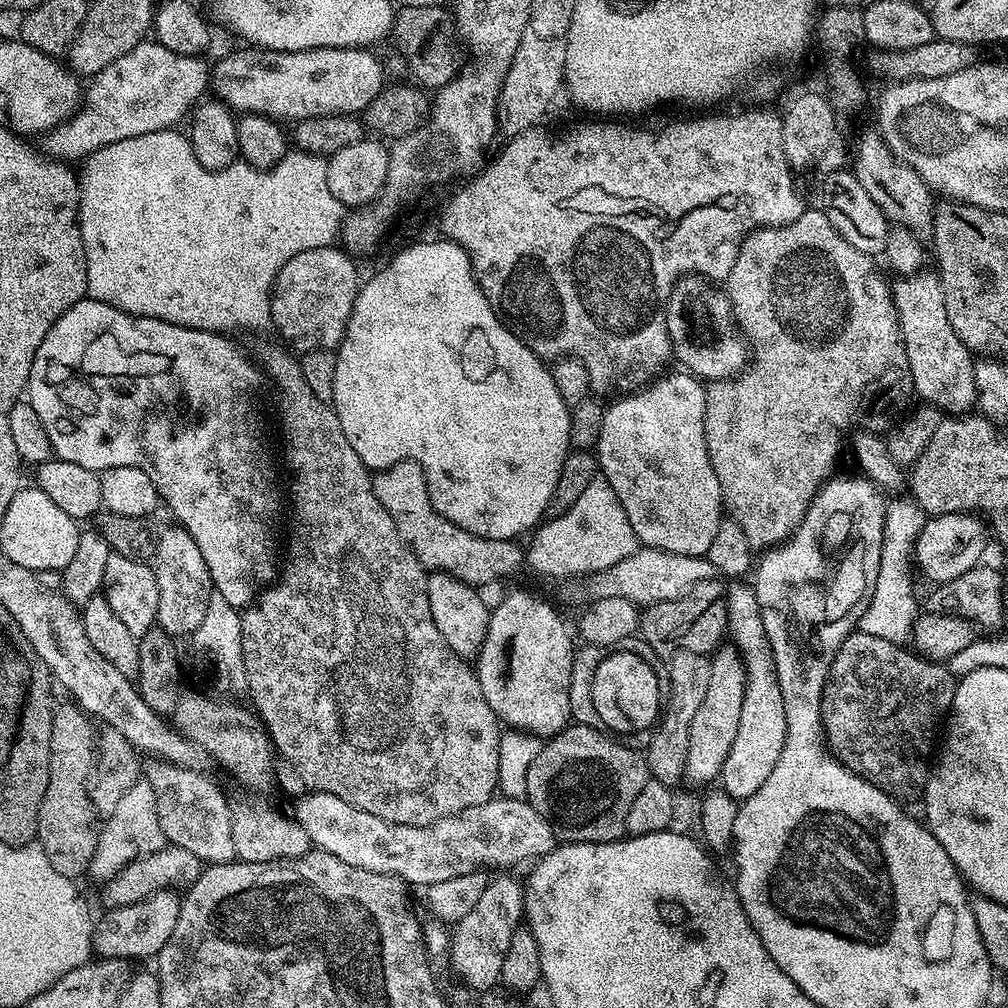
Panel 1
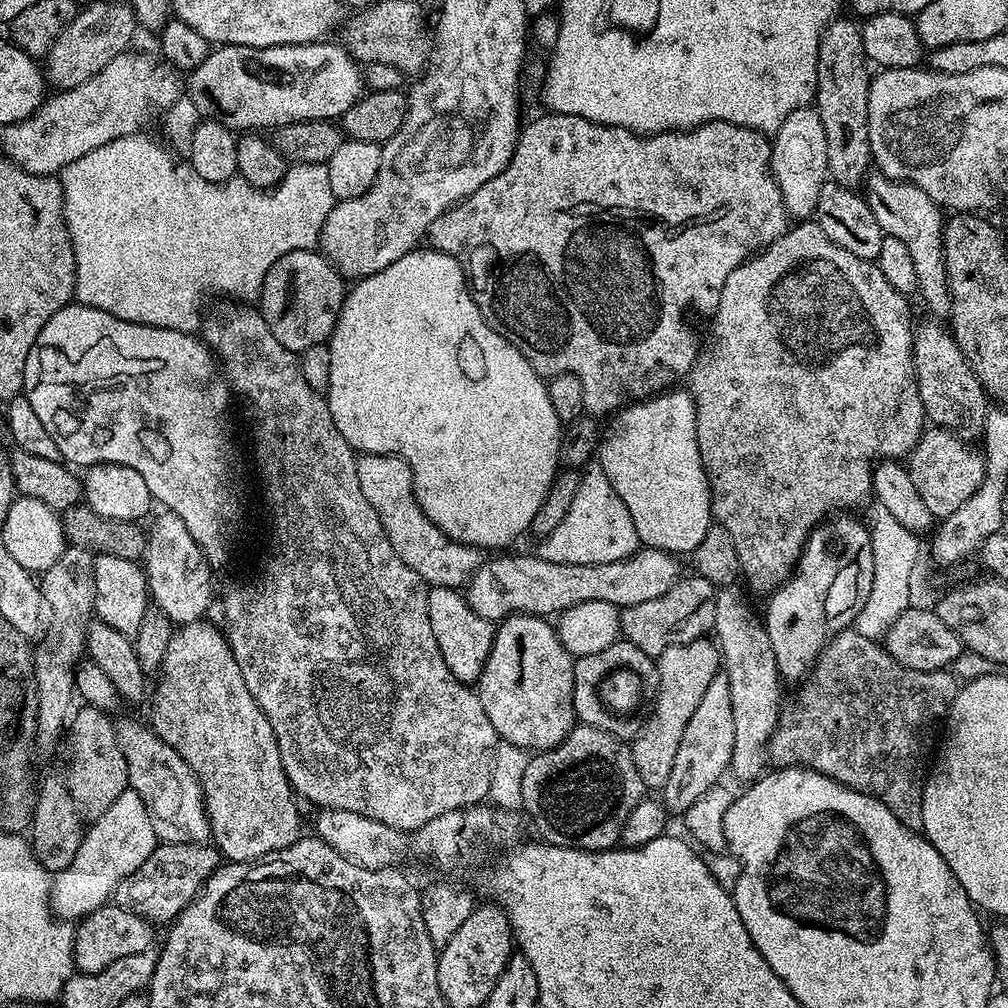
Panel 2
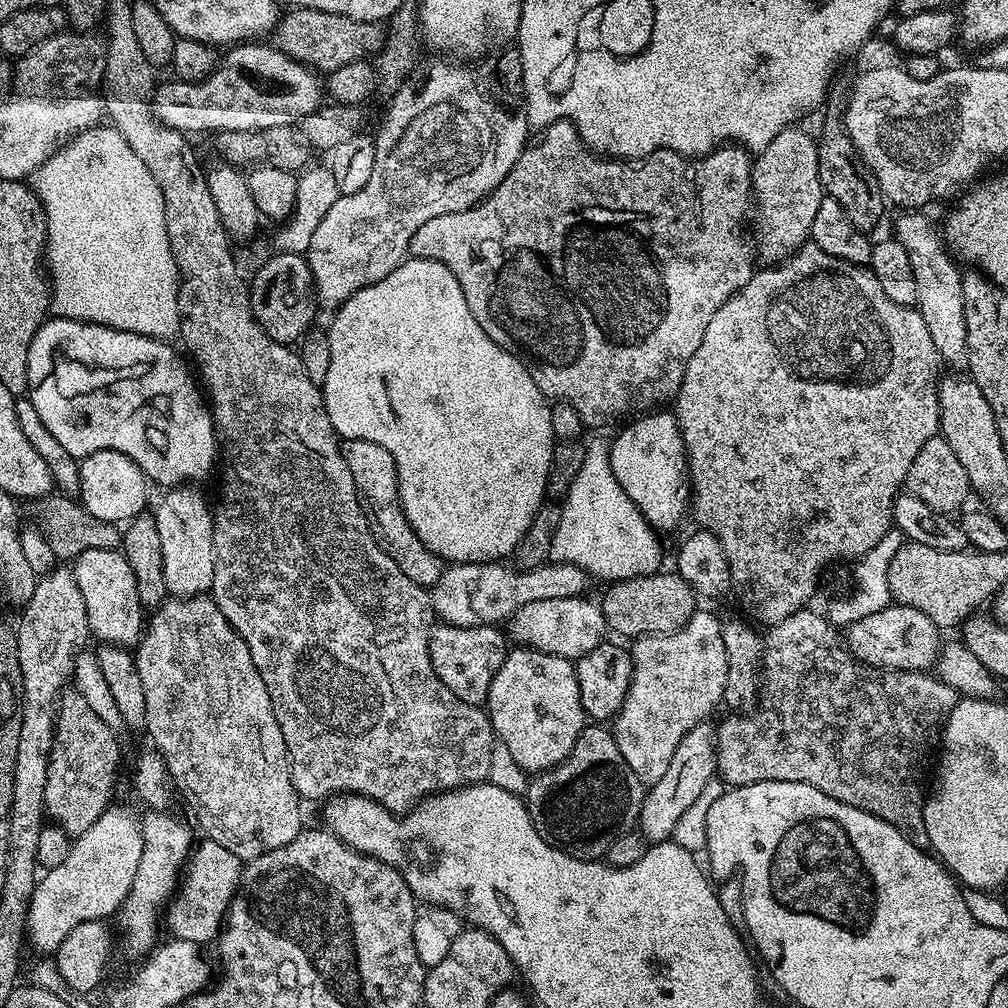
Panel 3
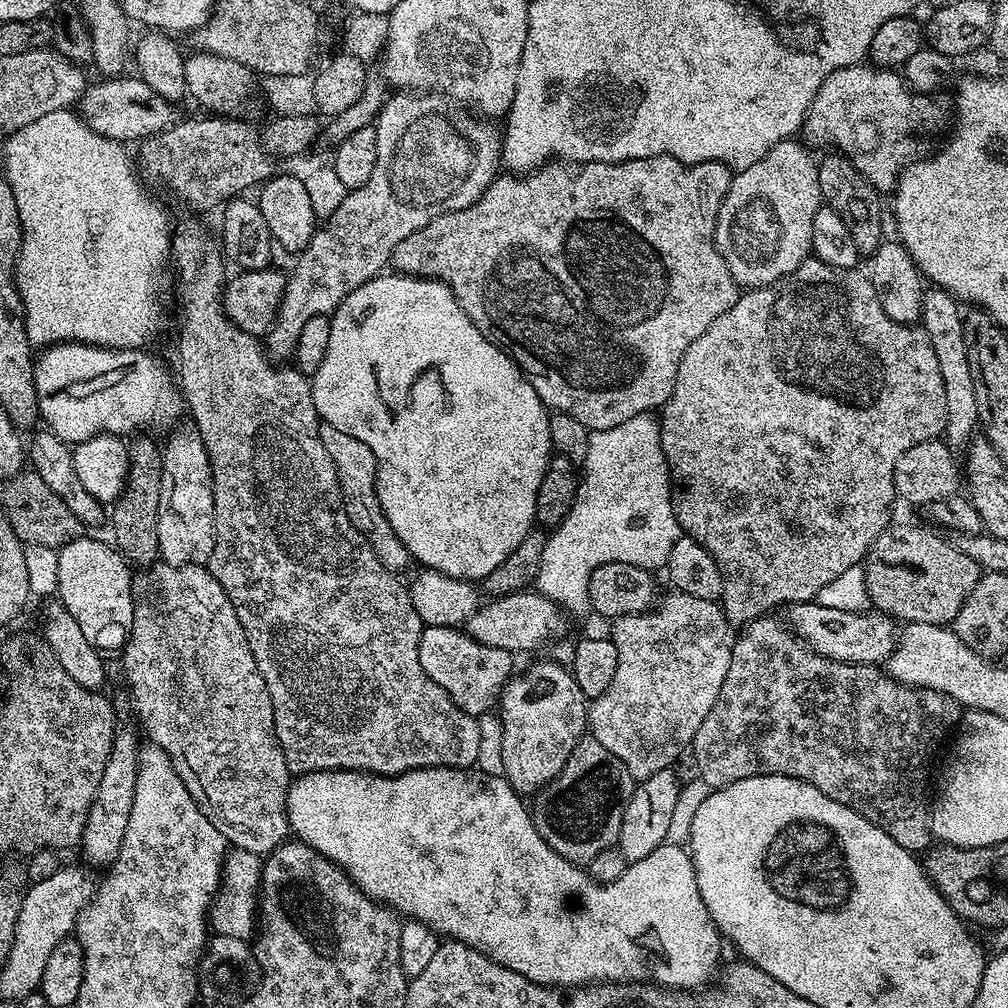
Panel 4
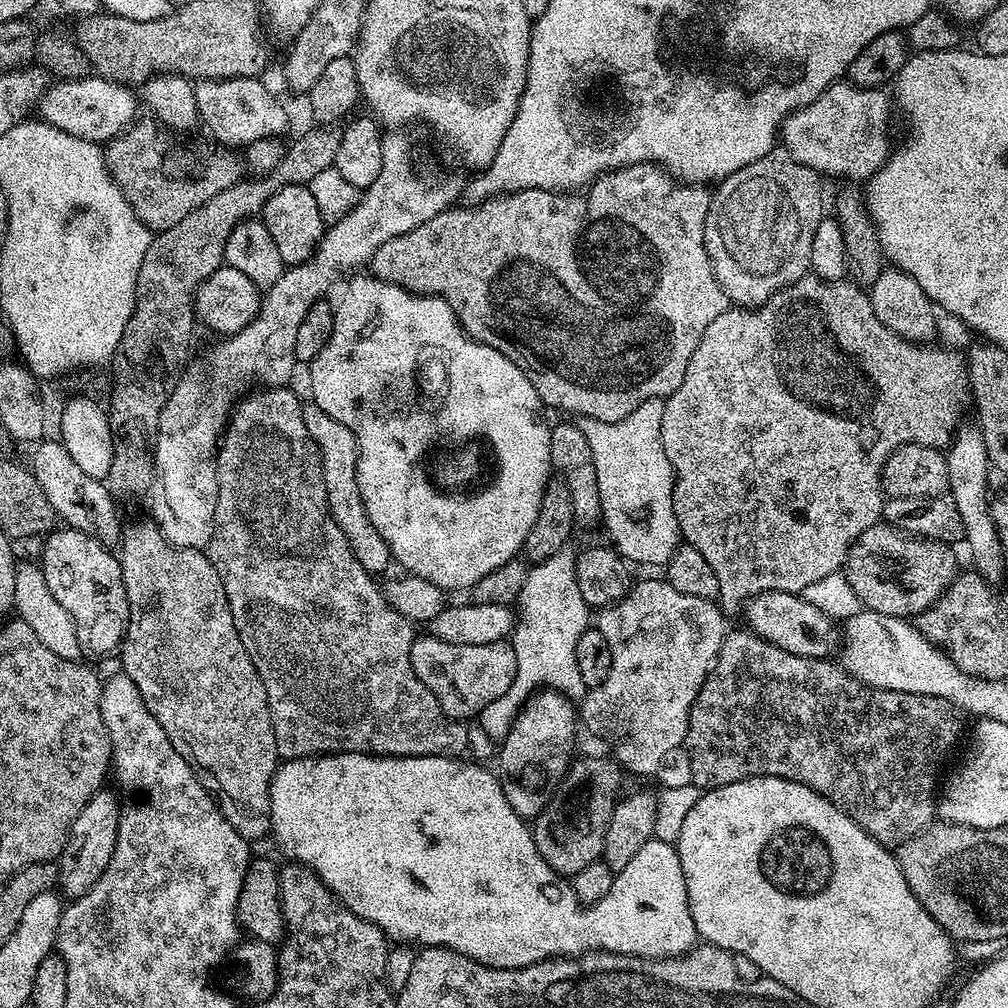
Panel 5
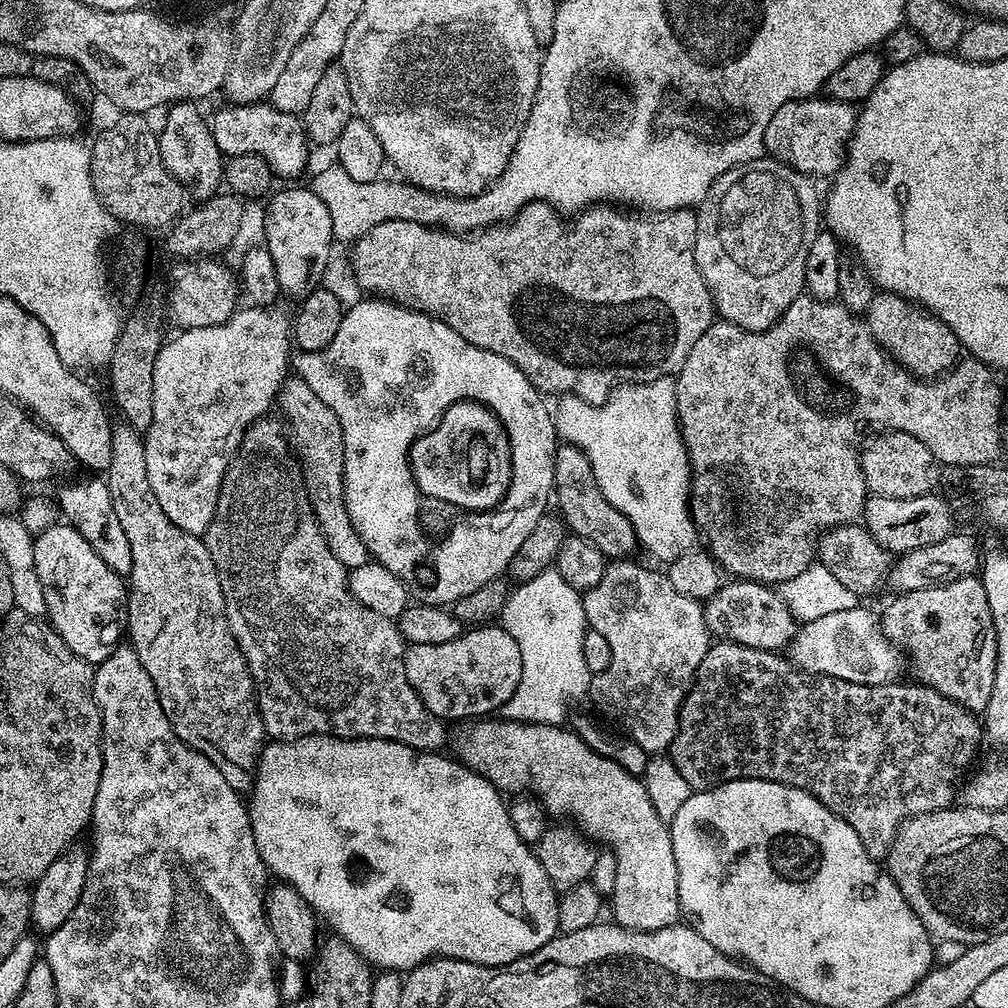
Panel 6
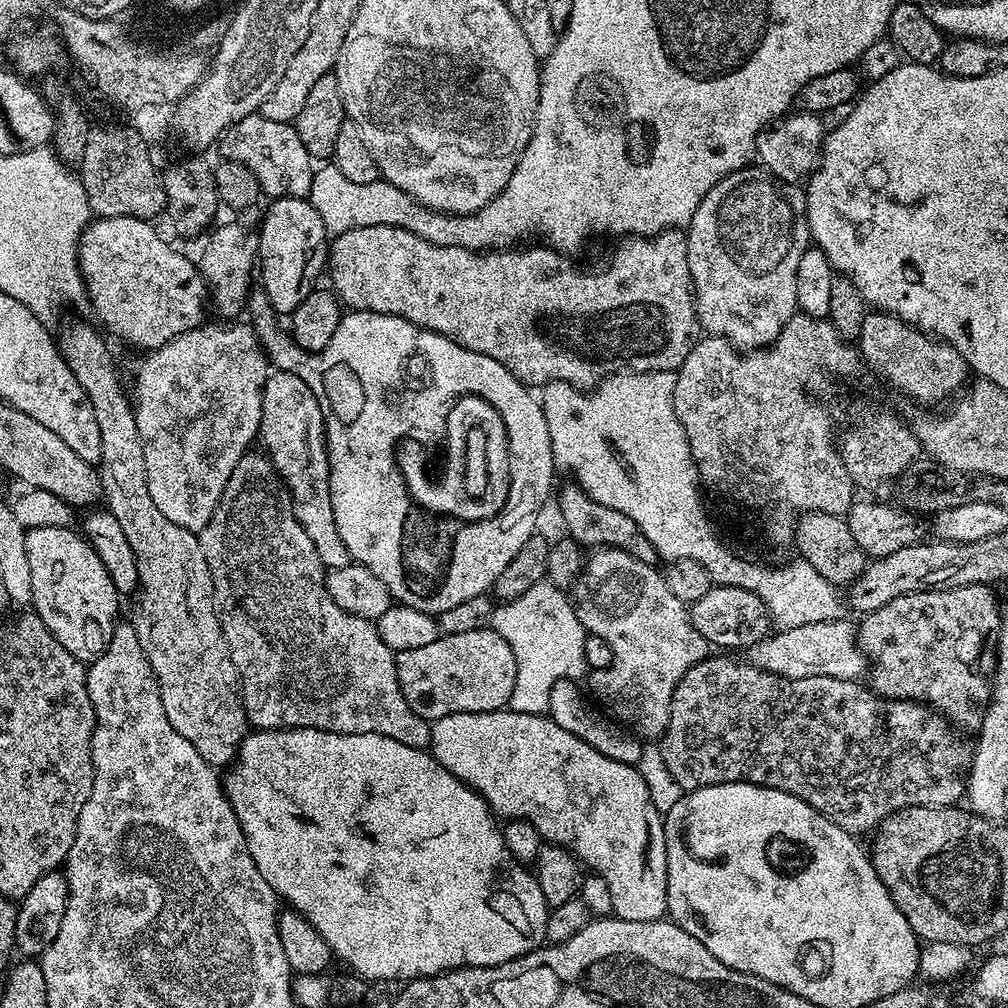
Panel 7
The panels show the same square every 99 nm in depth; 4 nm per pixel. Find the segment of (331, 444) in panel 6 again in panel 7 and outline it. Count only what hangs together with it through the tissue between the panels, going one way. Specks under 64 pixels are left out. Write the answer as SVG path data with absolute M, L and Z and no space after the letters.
M273 371L269 375L262 394L262 422L258 444L266 453L269 462L276 467L280 479L287 485L288 492L292 495L294 514L298 522L302 522L302 530L310 534L310 542L314 542L318 550L318 558L322 558L325 569L341 568L353 563L350 550L346 548L346 542L342 542L342 534L338 534L338 525L334 522L334 506L330 502L330 462L328 461L328 438L324 435L322 406L318 398L314 398L314 390L310 390L310 386L302 382L302 378L279 371Z

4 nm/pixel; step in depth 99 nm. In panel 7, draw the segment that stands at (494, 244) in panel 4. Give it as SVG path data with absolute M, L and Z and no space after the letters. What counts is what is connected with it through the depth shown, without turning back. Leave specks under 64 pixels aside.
M362 226L346 230L346 234L337 236L331 241L326 268L329 273L332 271L331 287L349 309L357 312L390 314L408 320L414 326L425 328L428 332L437 332L439 336L450 338L450 342L466 350L474 350L478 354L494 358L494 362L506 366L506 370L510 370L510 374L514 374L514 378L521 380L525 386L566 382L581 390L591 390L608 376L614 376L627 368L633 372L675 372L682 366L682 362L686 362L686 354L690 354L690 350L702 336L700 319L696 316L696 296L692 293L687 235L681 229L668 228L665 232L659 232L657 236L625 236L613 244L616 245L605 260L598 261L593 268L579 268L572 261L571 255L551 246L543 246L544 248L509 246L503 250L475 252L458 246L434 246L426 242L426 238L418 238L418 234L410 234L410 230L394 226Z

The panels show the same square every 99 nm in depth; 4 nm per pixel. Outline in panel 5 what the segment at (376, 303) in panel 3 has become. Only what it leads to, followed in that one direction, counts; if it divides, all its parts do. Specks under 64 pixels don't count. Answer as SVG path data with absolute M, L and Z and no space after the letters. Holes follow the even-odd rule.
M371 274L365 276L357 275L357 280L347 281L348 289L344 292L344 297L338 303L336 313L336 329L334 334L330 334L330 342L322 350L322 354L311 361L308 376L312 379L311 399L330 418L342 422L346 430L350 430L356 439L356 445L360 451L358 458L358 490L362 490L362 502L366 506L366 514L370 514L370 522L374 522L374 530L382 534L382 542L390 550L393 561L401 564L403 571L409 576L417 576L434 586L443 588L445 593L452 594L459 588L470 590L490 570L498 570L502 562L510 562L521 555L526 534L534 526L534 518L538 518L538 506L542 506L544 488L553 475L552 459L550 458L550 424L544 421L542 405L534 386L530 386L530 378L510 362L498 350L494 350L485 344L479 344L477 340L472 340L464 333L464 327L458 322L454 310L442 298L437 296L416 296L413 292L408 292L405 288L399 288L393 284L387 284L377 280ZM445 436L448 440L464 440L460 442L476 442L476 439L485 440L490 447L496 448L496 477L489 482L485 488L480 488L477 492L472 492L469 496L460 496L445 490L434 483L433 477L424 469L424 459L428 456L428 451Z

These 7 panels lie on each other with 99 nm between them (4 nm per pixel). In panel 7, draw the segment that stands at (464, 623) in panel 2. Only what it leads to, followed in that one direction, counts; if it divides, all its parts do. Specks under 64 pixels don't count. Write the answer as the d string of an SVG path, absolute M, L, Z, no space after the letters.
M491 627L469 630L467 634L441 635L439 640L429 642L427 646L418 646L418 650L402 650L396 653L396 669L402 694L406 702L410 702L410 710L429 722L459 712L499 712L507 709L518 674L510 642L506 642L502 634L493 632Z

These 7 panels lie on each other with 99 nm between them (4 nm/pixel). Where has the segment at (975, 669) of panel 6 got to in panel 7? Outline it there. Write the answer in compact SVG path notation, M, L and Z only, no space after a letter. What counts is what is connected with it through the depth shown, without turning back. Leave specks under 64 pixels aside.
M971 584L961 588L947 588L937 592L919 592L918 594L906 594L902 598L894 598L894 602L886 602L886 606L878 606L878 610L863 613L859 617L856 629L856 641L865 657L870 661L870 687L873 692L888 700L917 700L919 704L926 704L930 708L942 713L951 724L965 733L975 733L980 723L984 720L984 710L988 707L988 700L992 697L992 673L996 671L996 643L1000 633L1001 605L996 605L996 596L993 589L986 584Z

